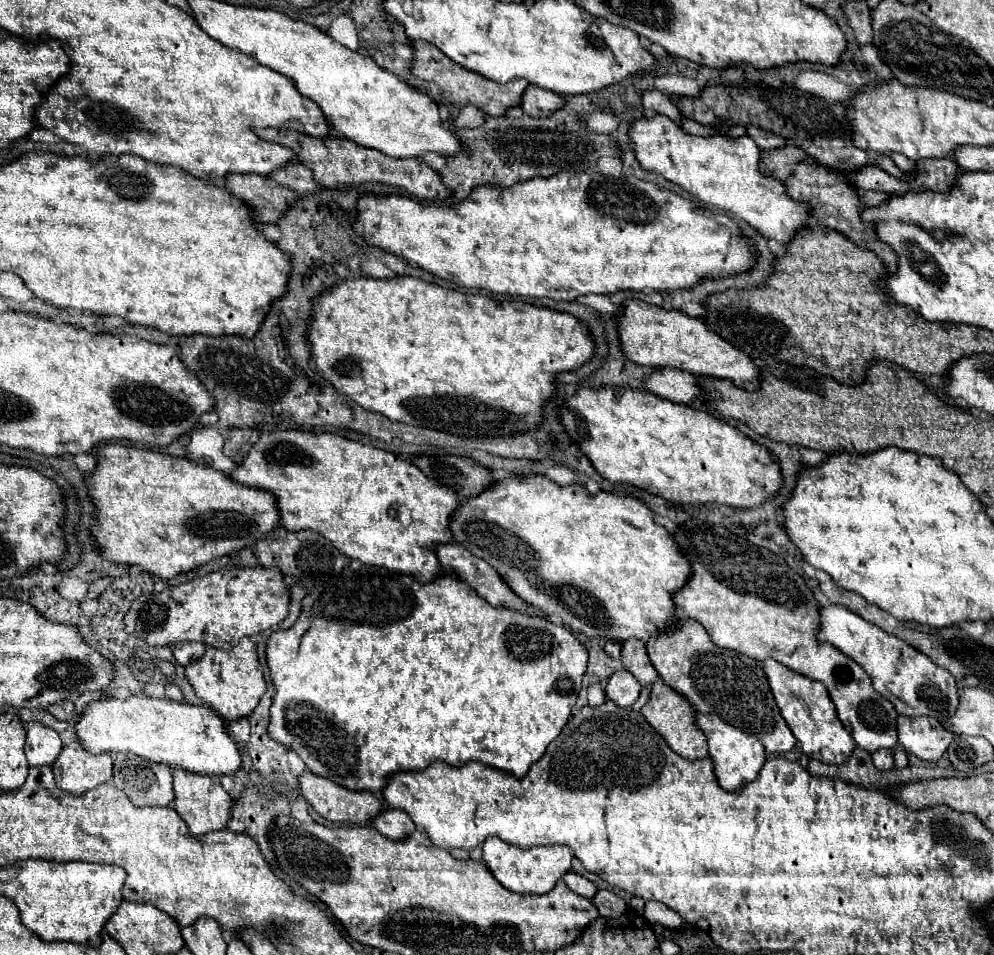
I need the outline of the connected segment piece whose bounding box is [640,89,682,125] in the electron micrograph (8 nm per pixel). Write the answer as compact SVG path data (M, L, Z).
M642 91L642 105L644 105L644 111L646 115L650 113L660 113L660 115L666 115L670 117L672 121L676 121L680 125L680 111L676 109L676 105L670 101L670 95L668 93L662 93L662 91Z

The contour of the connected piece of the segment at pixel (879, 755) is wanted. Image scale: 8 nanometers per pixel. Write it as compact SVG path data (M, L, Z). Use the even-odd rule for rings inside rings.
M880 749L872 753L872 761L880 771L892 769L894 767L894 751L892 749Z

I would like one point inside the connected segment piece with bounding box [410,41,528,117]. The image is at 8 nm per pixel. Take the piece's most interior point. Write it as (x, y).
(458, 87)

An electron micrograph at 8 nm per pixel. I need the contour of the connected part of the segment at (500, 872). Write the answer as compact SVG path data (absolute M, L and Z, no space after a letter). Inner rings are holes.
M498 837L486 839L482 847L482 857L492 875L510 891L516 893L548 893L570 869L572 861L576 859L574 851L568 849L566 845L556 845L556 847L532 847L532 849L522 849L512 843L506 843Z

